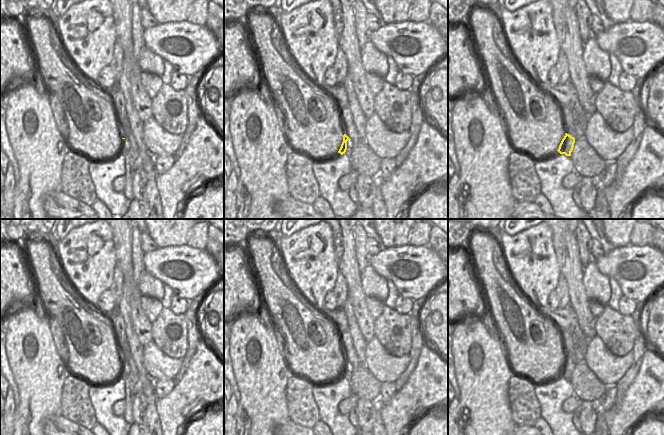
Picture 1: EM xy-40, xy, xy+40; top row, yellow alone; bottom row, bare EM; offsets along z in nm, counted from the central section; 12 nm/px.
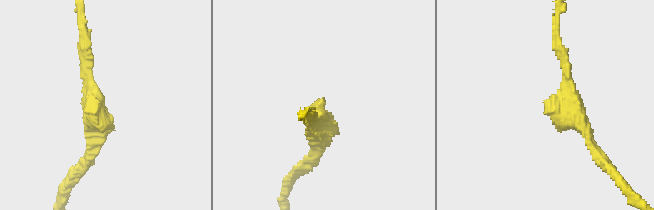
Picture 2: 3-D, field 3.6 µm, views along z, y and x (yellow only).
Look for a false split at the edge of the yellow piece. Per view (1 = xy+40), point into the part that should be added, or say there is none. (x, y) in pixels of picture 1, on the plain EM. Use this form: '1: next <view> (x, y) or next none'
1: next none

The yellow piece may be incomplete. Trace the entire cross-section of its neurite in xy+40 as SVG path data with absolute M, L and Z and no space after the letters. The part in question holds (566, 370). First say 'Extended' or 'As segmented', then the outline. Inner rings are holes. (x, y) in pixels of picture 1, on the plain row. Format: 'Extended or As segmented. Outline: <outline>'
As segmented. Outline: M565 357L565 360L562 363L557 375L560 378L565 378L566 380L571 380L571 376L573 374L574 367L575 367L575 362L569 358Z

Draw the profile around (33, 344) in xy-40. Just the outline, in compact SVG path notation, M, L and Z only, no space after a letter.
M25 308L8 317L9 327L6 334L6 355L10 369L19 391L19 404L14 413L13 435L44 435L43 423L50 415L61 414L62 387L70 375L62 357L62 342L65 336L62 327L56 320L39 317L34 309Z

